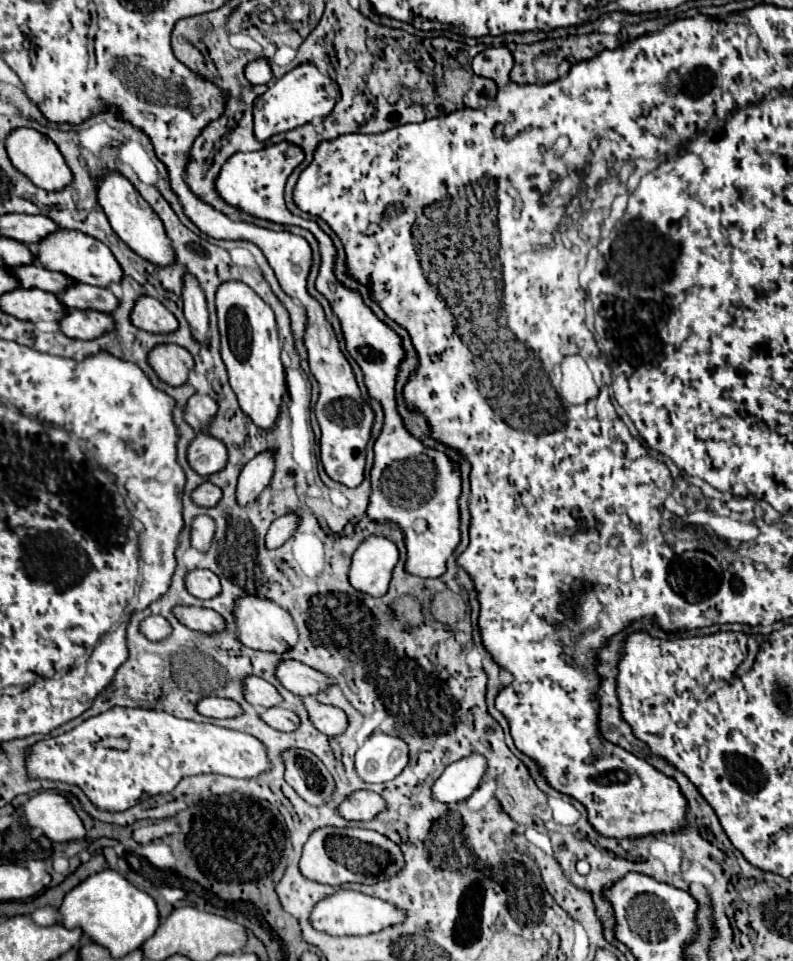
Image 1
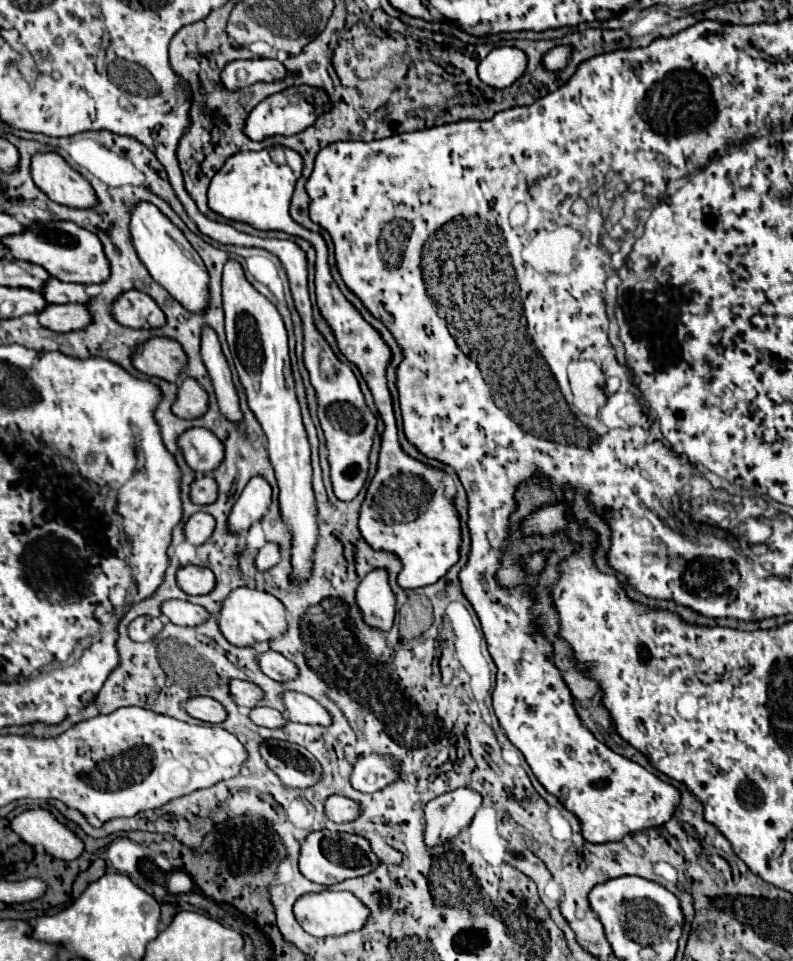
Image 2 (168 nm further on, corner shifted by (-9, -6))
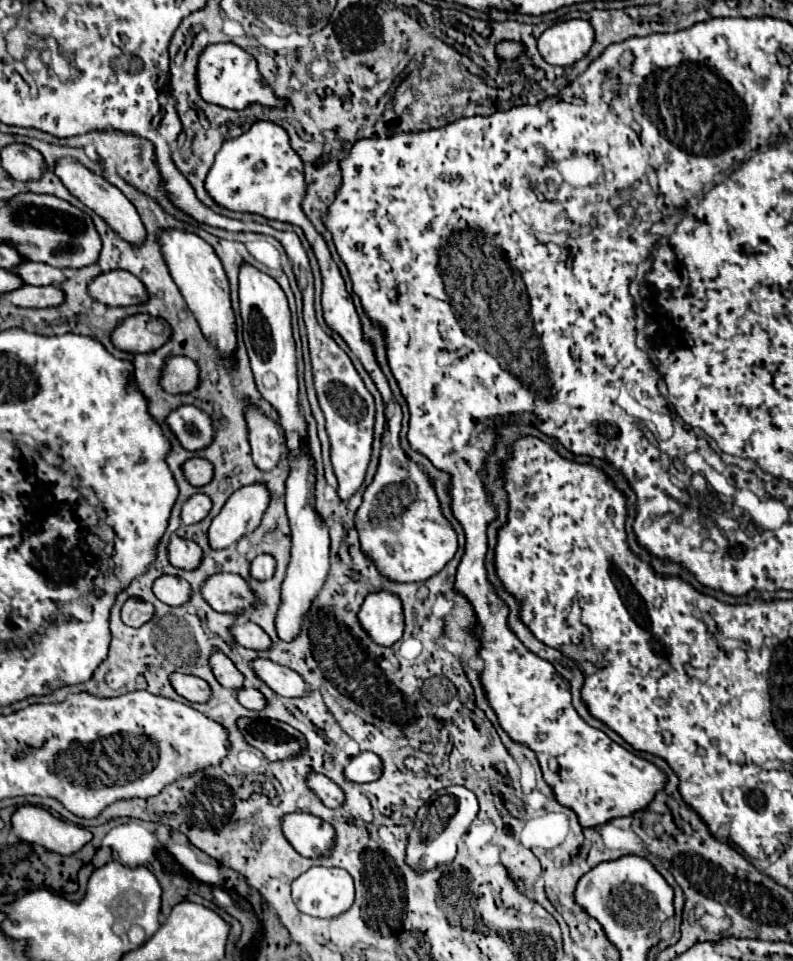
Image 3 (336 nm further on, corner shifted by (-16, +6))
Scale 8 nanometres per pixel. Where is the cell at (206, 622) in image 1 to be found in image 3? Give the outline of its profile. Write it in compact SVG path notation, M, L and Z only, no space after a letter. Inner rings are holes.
M160 576L152 584L154 596L168 606L182 606L190 598L190 584L178 576Z

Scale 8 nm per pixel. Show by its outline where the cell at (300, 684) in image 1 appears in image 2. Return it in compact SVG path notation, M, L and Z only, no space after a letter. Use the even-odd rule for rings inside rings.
M263 650L259 654L259 666L263 674L267 674L277 682L289 682L297 678L297 666L291 660L287 660L283 654L273 650Z

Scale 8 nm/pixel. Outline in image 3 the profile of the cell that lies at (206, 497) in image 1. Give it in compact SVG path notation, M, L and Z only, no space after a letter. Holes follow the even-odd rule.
M204 458L186 460L182 464L182 472L184 472L186 480L196 488L200 488L200 486L204 486L204 484L208 484L212 480L212 464L208 460L204 460Z

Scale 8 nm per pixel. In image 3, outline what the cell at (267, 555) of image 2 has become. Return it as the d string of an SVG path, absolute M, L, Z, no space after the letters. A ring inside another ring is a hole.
M260 554L254 558L250 566L250 576L254 580L268 580L274 576L274 566L276 566L276 560L270 554Z

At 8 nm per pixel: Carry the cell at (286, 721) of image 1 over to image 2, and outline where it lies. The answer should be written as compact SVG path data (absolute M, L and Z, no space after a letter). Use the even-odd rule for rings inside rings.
M257 706L251 710L251 720L257 726L265 726L265 728L283 728L289 720L275 708L267 708L267 706Z

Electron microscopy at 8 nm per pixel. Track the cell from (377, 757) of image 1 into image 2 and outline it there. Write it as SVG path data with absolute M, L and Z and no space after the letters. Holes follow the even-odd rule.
M369 754L369 756L361 756L355 762L351 784L361 792L377 792L397 782L399 776L401 776L399 762L389 760L383 754Z

